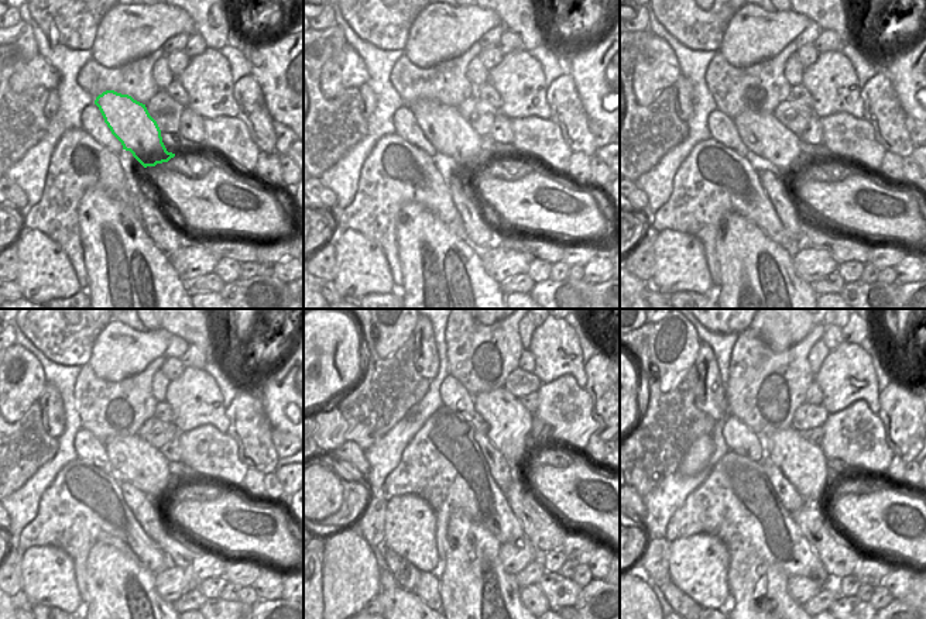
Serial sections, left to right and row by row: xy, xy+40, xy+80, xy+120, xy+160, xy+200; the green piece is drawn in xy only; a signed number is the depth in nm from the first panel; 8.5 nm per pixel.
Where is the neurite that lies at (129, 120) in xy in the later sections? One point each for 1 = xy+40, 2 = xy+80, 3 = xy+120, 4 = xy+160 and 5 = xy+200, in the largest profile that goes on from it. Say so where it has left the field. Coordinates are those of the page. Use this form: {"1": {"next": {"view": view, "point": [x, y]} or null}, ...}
{"1": {"next": {"view": "xy+40", "point": [445, 129]}}, "2": {"next": {"view": "xy+80", "point": [761, 133]}}, "3": {"next": {"view": "xy+120", "point": [146, 467]}}, "4": {"next": {"view": "xy+160", "point": [482, 470]}}, "5": {"next": {"view": "xy+200", "point": [803, 464]}}}

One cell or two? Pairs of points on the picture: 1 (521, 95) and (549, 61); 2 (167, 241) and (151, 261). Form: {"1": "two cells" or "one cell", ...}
{"1": "one cell", "2": "two cells"}

